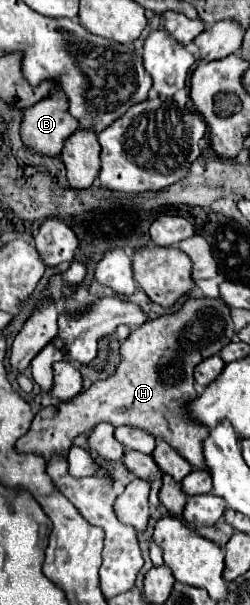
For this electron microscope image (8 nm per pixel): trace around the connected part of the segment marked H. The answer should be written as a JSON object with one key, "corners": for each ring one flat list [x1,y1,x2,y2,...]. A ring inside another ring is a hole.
{"corners":[[194,298,194,300,186,300,182,310,174,312,174,314,166,314,160,316,156,320,146,322,144,326,136,328,126,342,120,348,120,354,124,356,116,374,110,380,104,382,94,382,86,392,78,394,76,398,60,404,60,406,46,406,42,408,34,420,30,430,16,442,16,450,18,452,32,452,42,456,44,460,50,460,52,454,62,454,66,456,74,438,90,428,94,428,100,422,108,422,112,426,134,426,134,428,142,428,150,434,154,434,160,440,166,440,174,450,178,450,194,468,204,468,204,456,202,456,202,440,208,434,208,428,204,424,194,424,194,420,190,420,190,414,186,412,186,404,192,402,198,392,194,390,194,368,196,364,200,364,202,360,206,360,208,356,214,356,222,350,222,346,226,346,228,342,234,340,234,322,230,318,230,308,224,300,220,298]]}

